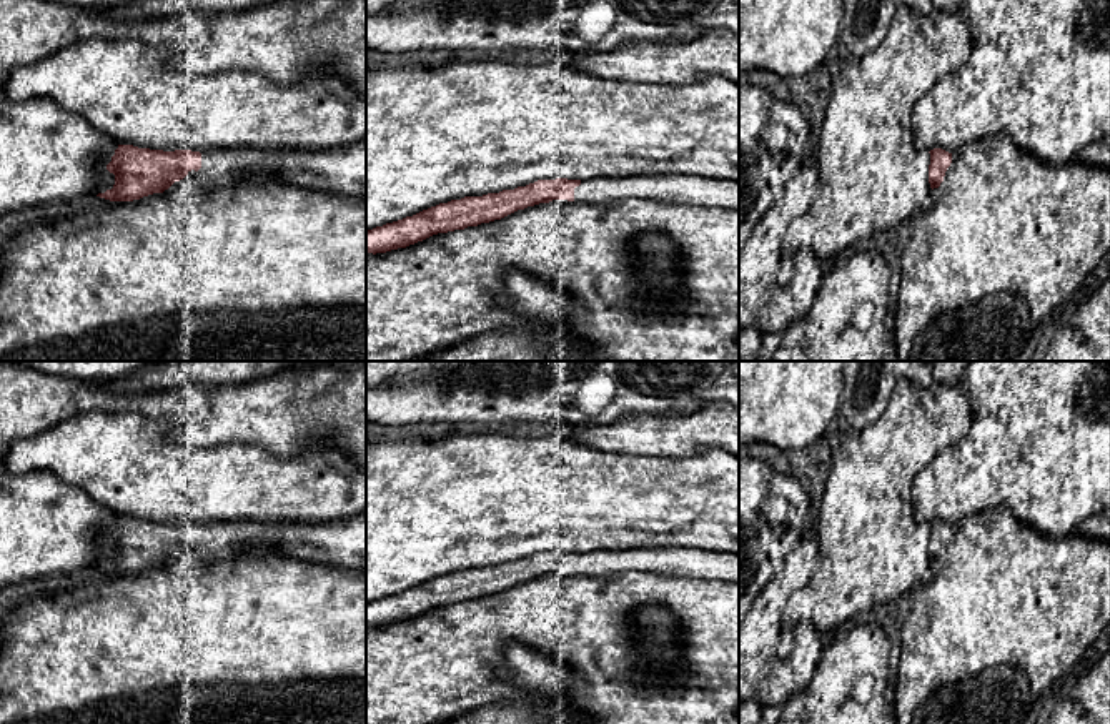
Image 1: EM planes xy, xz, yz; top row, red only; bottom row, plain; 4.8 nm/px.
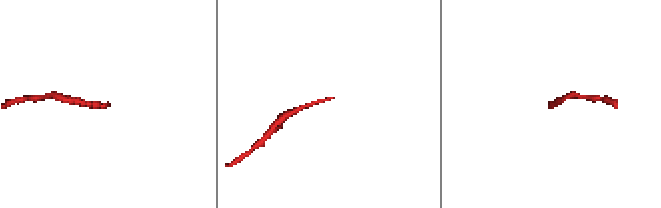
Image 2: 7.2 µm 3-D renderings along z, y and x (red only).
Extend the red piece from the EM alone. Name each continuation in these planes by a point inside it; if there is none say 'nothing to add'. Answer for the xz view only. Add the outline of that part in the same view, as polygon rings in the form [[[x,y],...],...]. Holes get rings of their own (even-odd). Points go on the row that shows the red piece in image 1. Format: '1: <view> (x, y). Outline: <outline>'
1: xz (673, 188). Outline: [[[629,175],[624,178],[582,180],[574,201],[647,198],[692,206],[739,210],[739,180],[707,180],[686,175]]]

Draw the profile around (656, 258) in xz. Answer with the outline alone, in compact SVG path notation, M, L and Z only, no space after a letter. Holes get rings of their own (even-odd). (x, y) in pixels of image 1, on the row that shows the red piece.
M646 233L634 241L634 266L641 278L641 298L651 305L666 301L666 311L692 315L684 303L677 246L662 233Z

